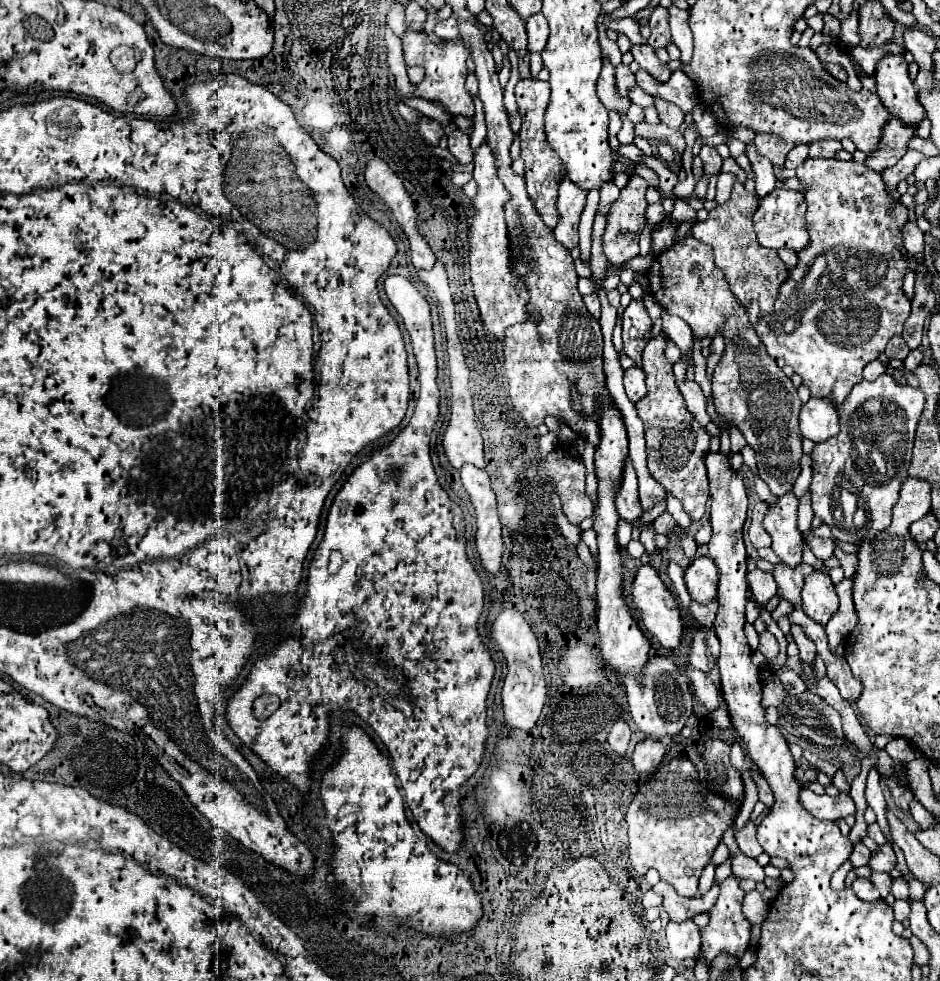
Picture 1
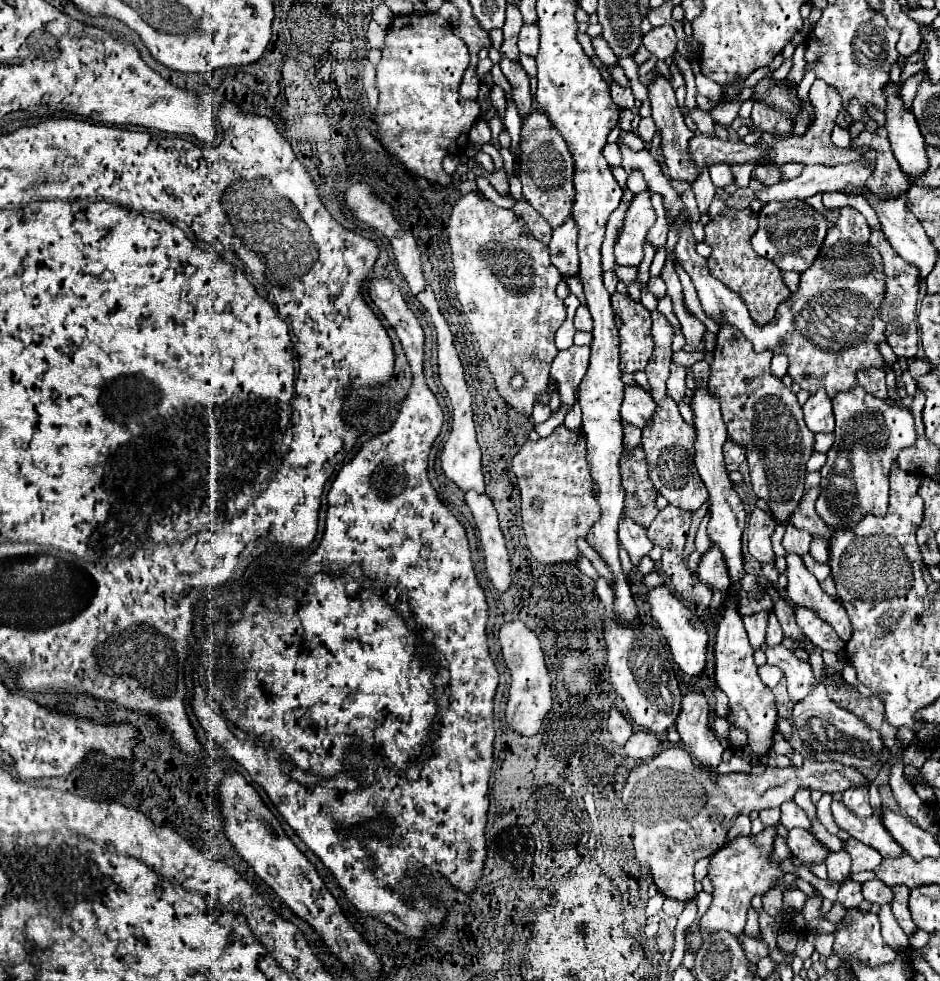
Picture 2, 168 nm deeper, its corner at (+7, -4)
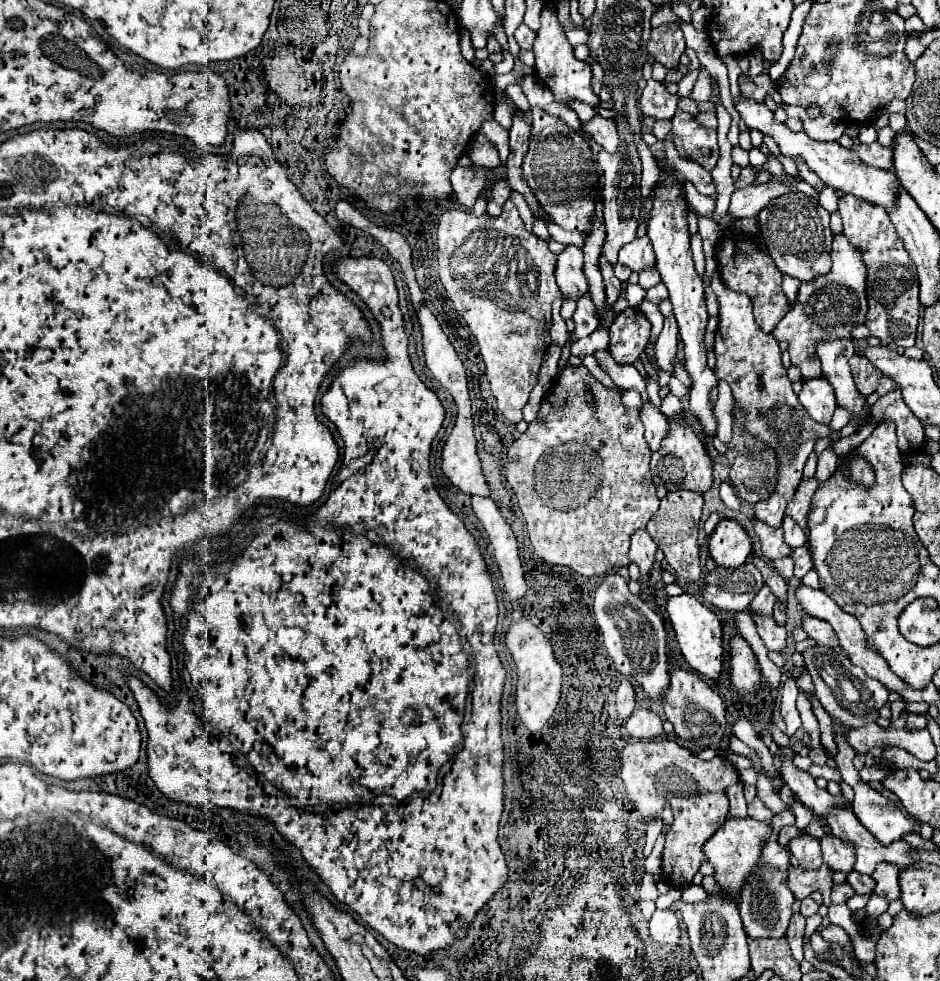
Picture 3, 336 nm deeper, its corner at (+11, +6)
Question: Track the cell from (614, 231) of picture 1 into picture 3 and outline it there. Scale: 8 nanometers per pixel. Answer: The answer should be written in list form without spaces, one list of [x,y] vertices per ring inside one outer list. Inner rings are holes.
[[[647,235],[645,237],[637,237],[631,243],[623,245],[621,251],[619,251],[619,263],[627,265],[635,273],[639,273],[641,269],[653,265],[655,257],[653,257],[653,247],[651,247],[649,237]]]

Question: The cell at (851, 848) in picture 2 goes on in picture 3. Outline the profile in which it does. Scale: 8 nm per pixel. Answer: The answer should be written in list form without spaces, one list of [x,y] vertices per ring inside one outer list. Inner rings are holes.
[[[825,835],[821,839],[821,849],[823,849],[823,861],[833,871],[849,873],[853,869],[853,861],[855,861],[857,855],[853,853],[853,843],[851,841],[841,841],[839,837]]]

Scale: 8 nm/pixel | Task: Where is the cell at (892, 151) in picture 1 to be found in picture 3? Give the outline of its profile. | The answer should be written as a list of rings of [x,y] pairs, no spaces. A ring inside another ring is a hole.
[[[785,175],[785,179],[771,177],[767,183],[753,183],[741,189],[733,191],[731,205],[729,205],[729,215],[743,219],[743,217],[757,217],[757,213],[769,205],[771,199],[781,197],[791,191],[791,185],[801,183],[803,179],[799,175]]]

